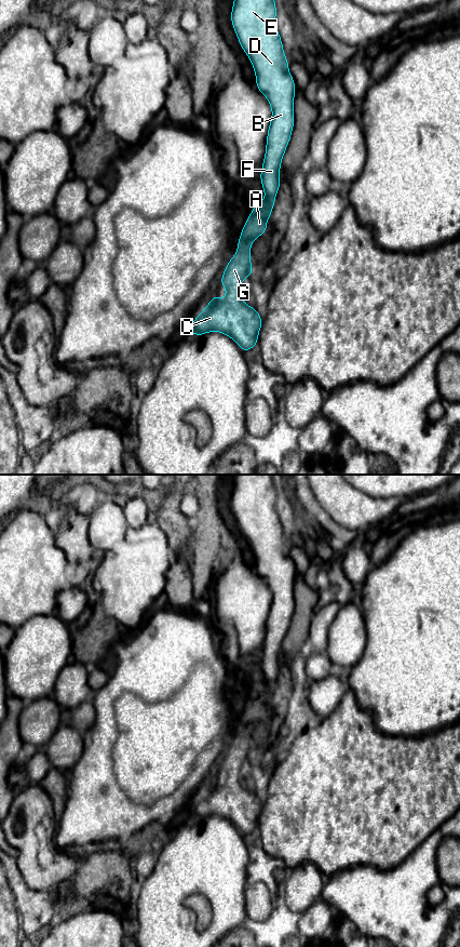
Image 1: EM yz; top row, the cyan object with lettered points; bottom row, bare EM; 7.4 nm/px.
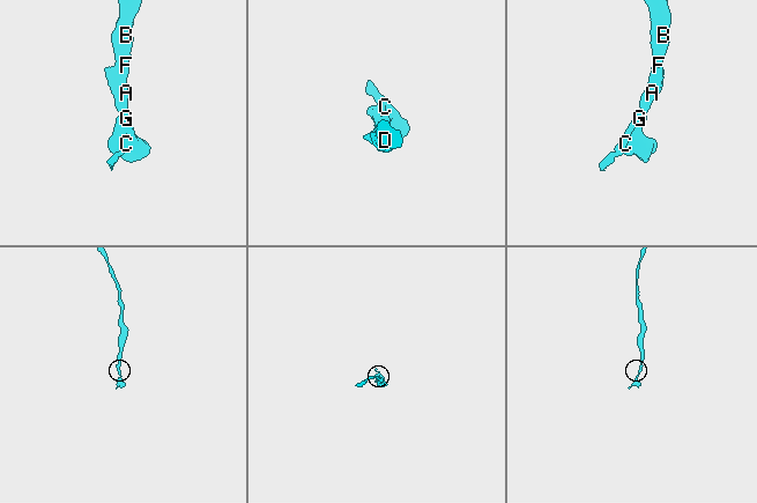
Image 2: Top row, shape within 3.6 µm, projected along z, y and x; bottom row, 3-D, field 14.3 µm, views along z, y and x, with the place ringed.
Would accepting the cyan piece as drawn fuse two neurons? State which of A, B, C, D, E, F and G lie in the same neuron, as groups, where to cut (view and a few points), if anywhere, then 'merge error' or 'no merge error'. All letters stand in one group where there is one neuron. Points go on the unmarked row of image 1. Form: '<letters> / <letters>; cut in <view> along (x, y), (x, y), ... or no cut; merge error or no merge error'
A B C D E F G; no cut; no merge error

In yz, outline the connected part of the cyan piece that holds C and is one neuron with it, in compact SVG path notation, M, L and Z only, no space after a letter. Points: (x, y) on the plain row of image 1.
M234 475L233 481L234 488L230 501L233 513L241 532L247 538L255 555L256 571L267 582L272 593L266 638L259 659L266 681L261 686L254 690L241 716L238 734L224 755L220 769L227 775L225 784L220 785L215 777L209 788L192 805L188 818L201 821L208 816L220 816L231 822L245 837L257 829L262 803L255 791L249 791L244 787L240 777L240 770L245 762L253 760L251 730L256 722L262 720L268 713L267 704L271 702L281 668L281 646L294 613L294 581L297 574L294 562L289 558L288 545L284 538L283 528L275 509L276 490L272 475Z

